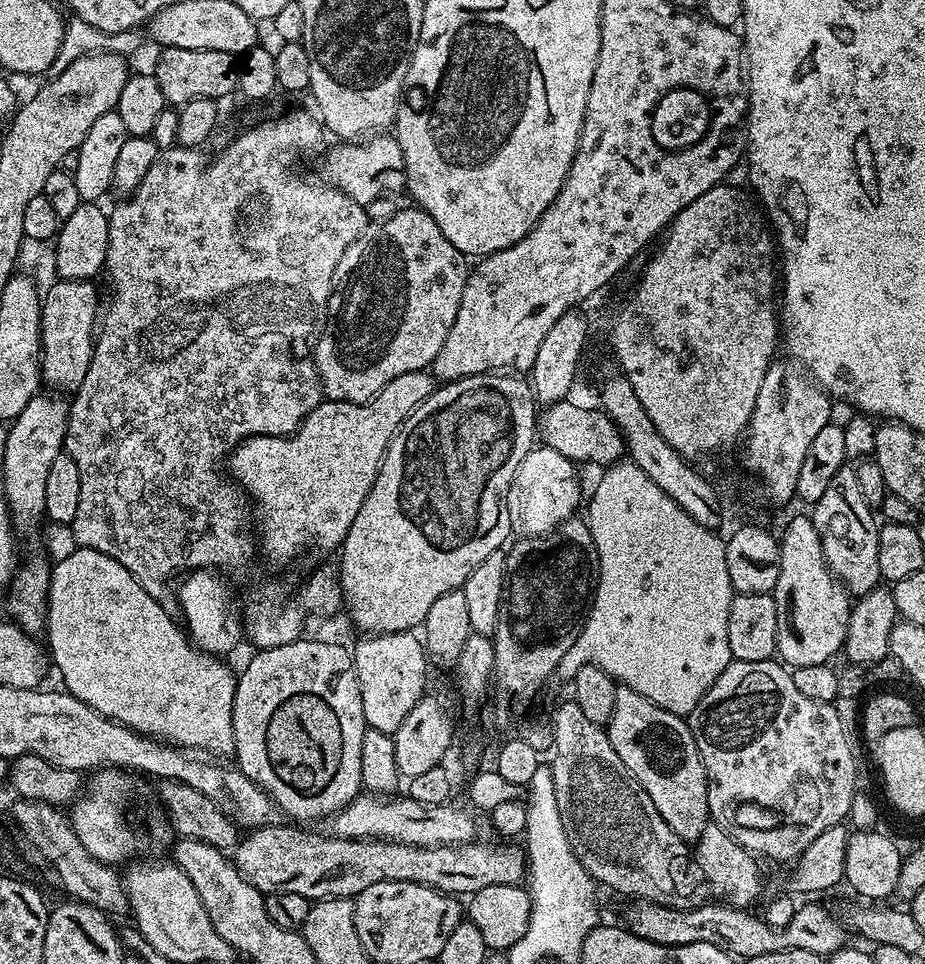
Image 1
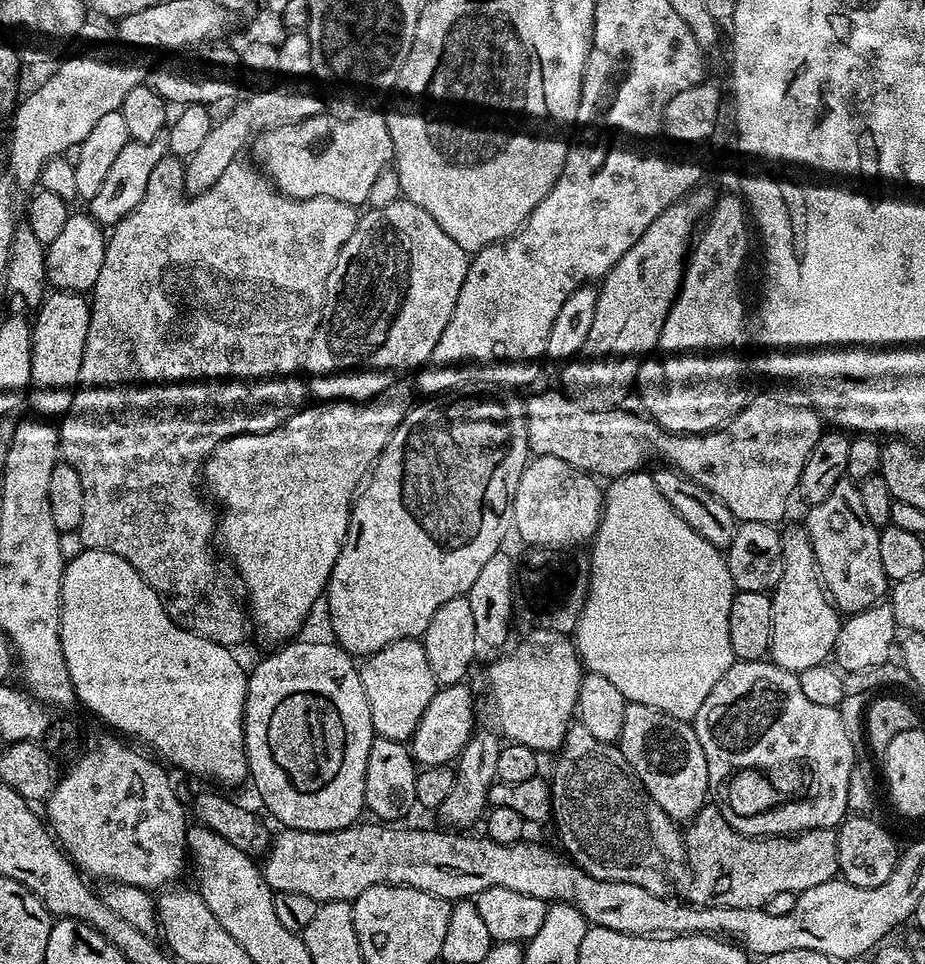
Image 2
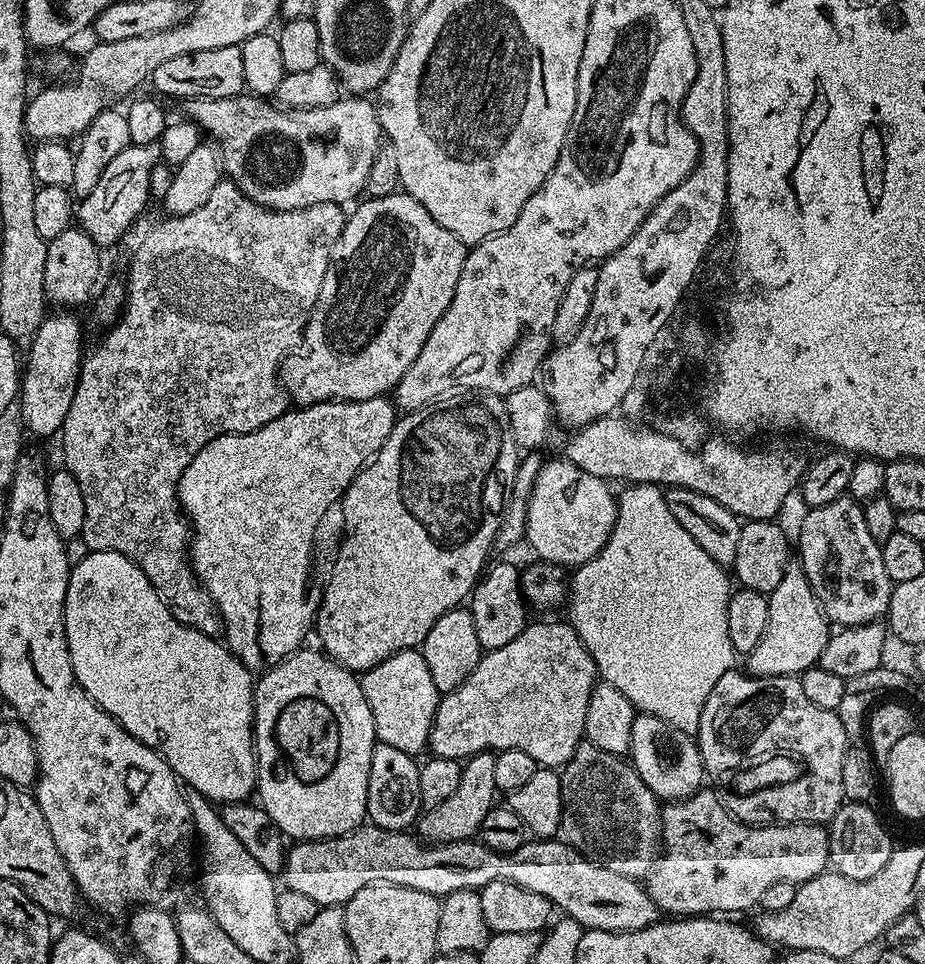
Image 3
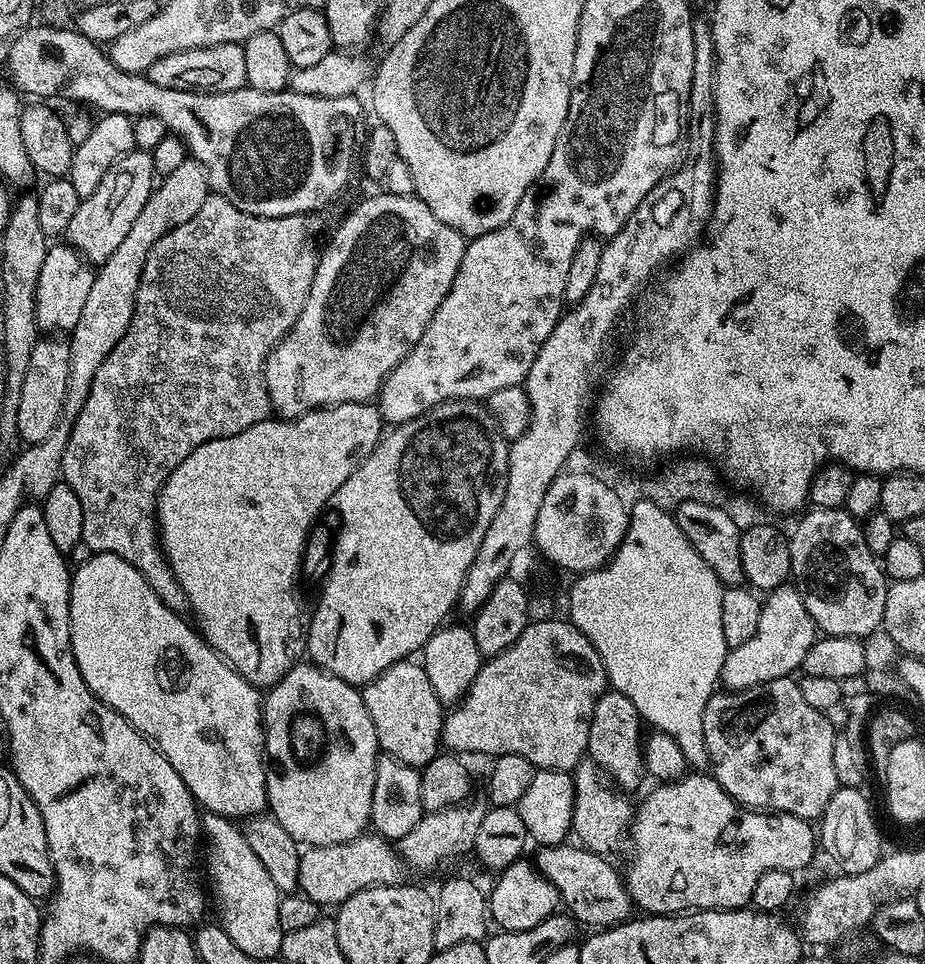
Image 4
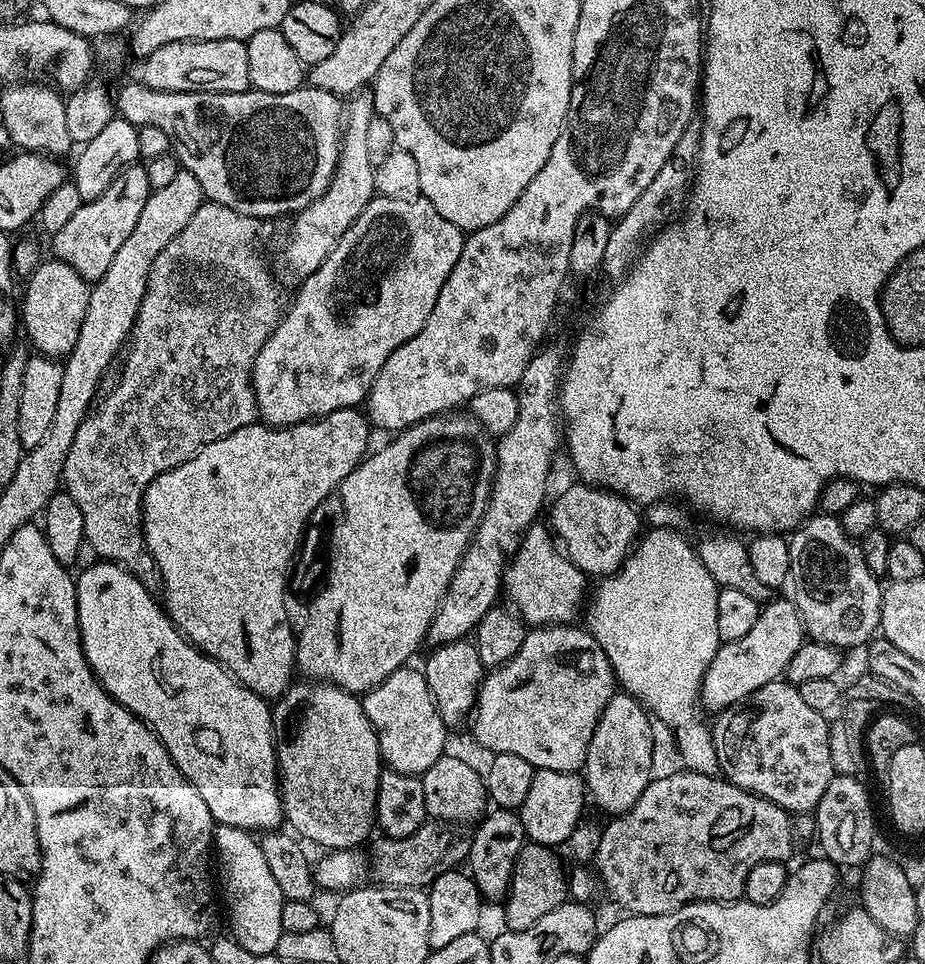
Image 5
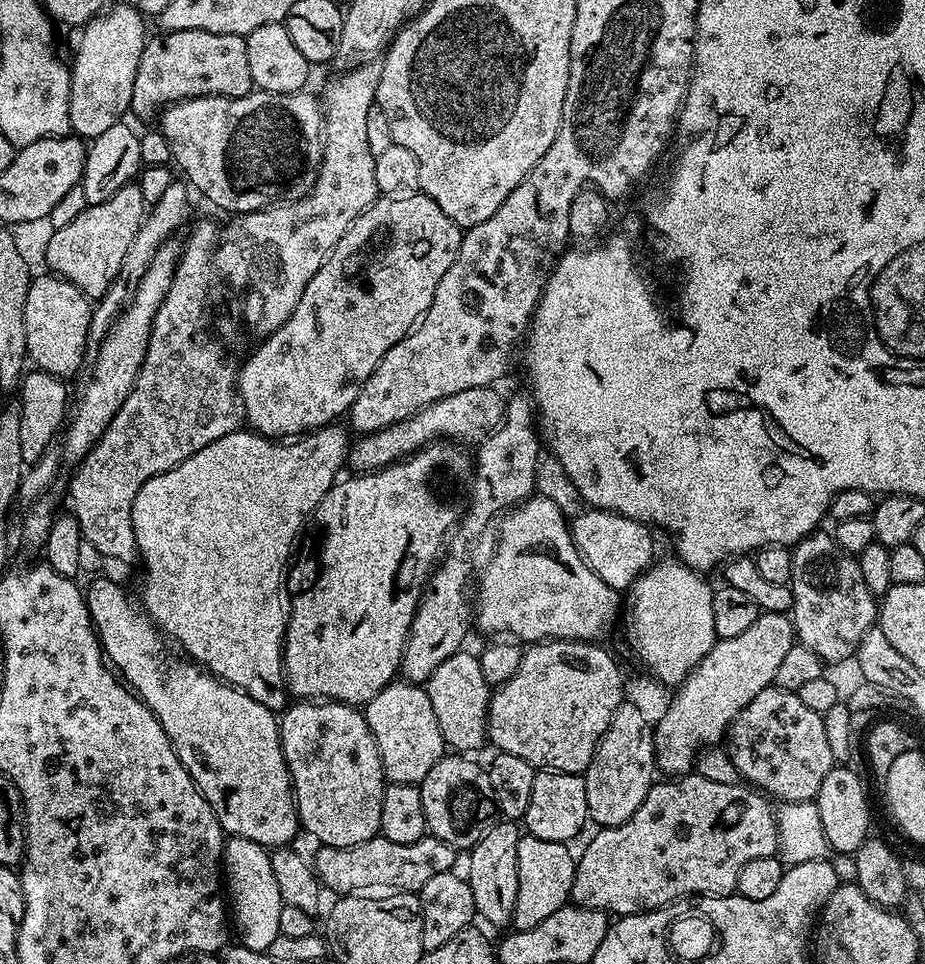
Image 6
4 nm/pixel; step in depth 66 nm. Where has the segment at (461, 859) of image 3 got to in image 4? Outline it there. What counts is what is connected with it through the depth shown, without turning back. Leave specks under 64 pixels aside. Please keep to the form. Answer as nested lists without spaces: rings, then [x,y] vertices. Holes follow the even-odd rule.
[[[365,834],[350,842],[309,847],[300,857],[299,891],[318,905],[338,906],[346,898],[367,888],[399,885],[405,879],[404,872],[406,865],[399,851],[389,841],[382,836]],[[576,842],[544,846],[537,852],[540,853],[534,857],[536,869],[556,887],[563,907],[573,920],[581,925],[593,924],[593,929],[603,930],[623,924],[633,915],[634,905],[628,888],[618,868],[616,872],[611,864],[611,859],[590,852]]]

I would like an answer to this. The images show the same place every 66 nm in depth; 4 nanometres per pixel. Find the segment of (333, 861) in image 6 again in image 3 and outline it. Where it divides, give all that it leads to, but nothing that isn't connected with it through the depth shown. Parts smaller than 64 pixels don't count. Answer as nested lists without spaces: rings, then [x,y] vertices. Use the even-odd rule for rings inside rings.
[[[479,752],[463,761],[458,778],[458,790],[450,798],[442,798],[438,806],[427,809],[416,821],[414,828],[419,839],[430,844],[449,844],[473,839],[482,826],[482,818],[497,803],[498,793],[494,786],[494,762],[496,753]]]

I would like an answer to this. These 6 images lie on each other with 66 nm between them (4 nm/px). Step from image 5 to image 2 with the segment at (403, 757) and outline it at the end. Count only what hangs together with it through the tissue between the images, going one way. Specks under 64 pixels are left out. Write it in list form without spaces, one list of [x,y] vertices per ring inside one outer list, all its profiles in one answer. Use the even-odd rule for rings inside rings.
[[[419,639],[394,642],[367,657],[359,670],[362,690],[366,690],[370,706],[373,733],[391,740],[411,741],[422,714],[426,714],[426,706],[430,706],[430,698],[438,690],[423,643]]]

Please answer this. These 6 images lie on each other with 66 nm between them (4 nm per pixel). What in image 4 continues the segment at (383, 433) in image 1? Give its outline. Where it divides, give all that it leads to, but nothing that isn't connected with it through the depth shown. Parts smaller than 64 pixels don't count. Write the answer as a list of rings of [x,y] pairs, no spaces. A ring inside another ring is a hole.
[[[375,403],[362,404],[333,404],[323,408],[315,408],[312,412],[302,414],[293,420],[283,418],[269,418],[242,430],[233,436],[214,438],[198,450],[194,450],[182,461],[174,471],[166,478],[166,482],[160,487],[160,495],[156,498],[156,523],[160,534],[160,544],[164,547],[164,555],[174,570],[174,578],[182,586],[182,590],[188,599],[190,612],[196,615],[195,627],[203,636],[206,643],[215,652],[228,661],[236,671],[246,678],[258,690],[273,688],[279,680],[290,671],[293,666],[301,663],[306,652],[306,620],[300,617],[300,604],[292,591],[296,588],[296,575],[300,572],[300,559],[304,556],[304,543],[308,540],[308,531],[312,523],[320,516],[324,507],[329,507],[332,496],[354,474],[356,467],[366,458],[376,445],[380,443],[380,437],[385,431],[384,419],[380,416],[380,409]]]

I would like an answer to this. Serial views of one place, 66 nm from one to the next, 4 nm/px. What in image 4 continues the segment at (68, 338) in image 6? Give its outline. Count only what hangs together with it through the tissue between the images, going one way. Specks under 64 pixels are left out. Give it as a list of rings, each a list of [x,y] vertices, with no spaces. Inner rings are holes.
[[[56,242],[49,247],[46,262],[42,262],[42,271],[38,273],[38,294],[36,295],[36,317],[41,333],[68,334],[74,326],[78,326],[78,318],[90,294],[90,286],[94,286],[96,273],[93,265],[89,264],[76,249],[71,248],[67,242]]]

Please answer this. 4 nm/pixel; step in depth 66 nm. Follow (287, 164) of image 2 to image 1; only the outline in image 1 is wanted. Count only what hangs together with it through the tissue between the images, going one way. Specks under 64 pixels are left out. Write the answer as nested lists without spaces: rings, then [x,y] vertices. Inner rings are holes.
[[[373,134],[363,142],[336,142],[324,160],[324,172],[327,183],[365,206],[382,199],[387,192],[401,191],[406,184],[402,146],[392,134]]]

